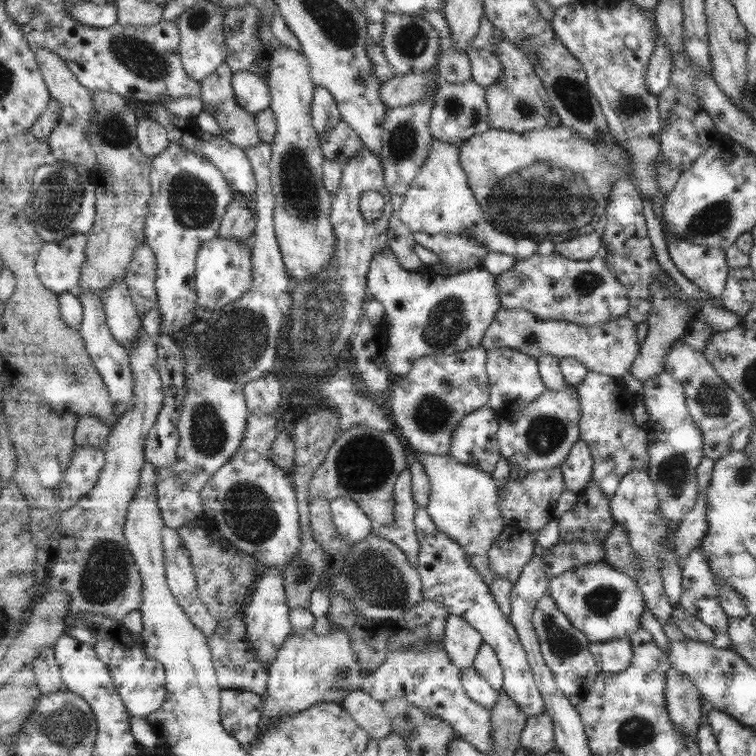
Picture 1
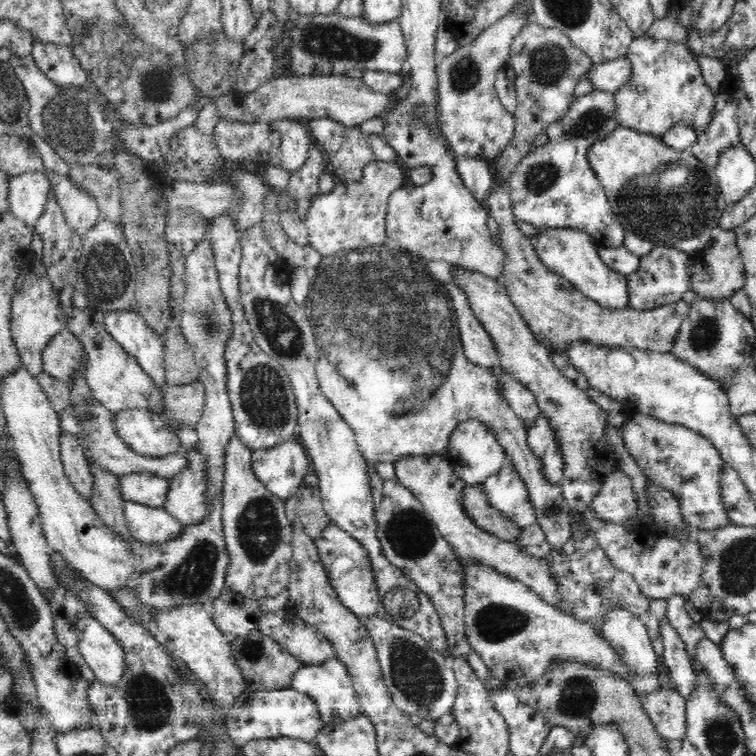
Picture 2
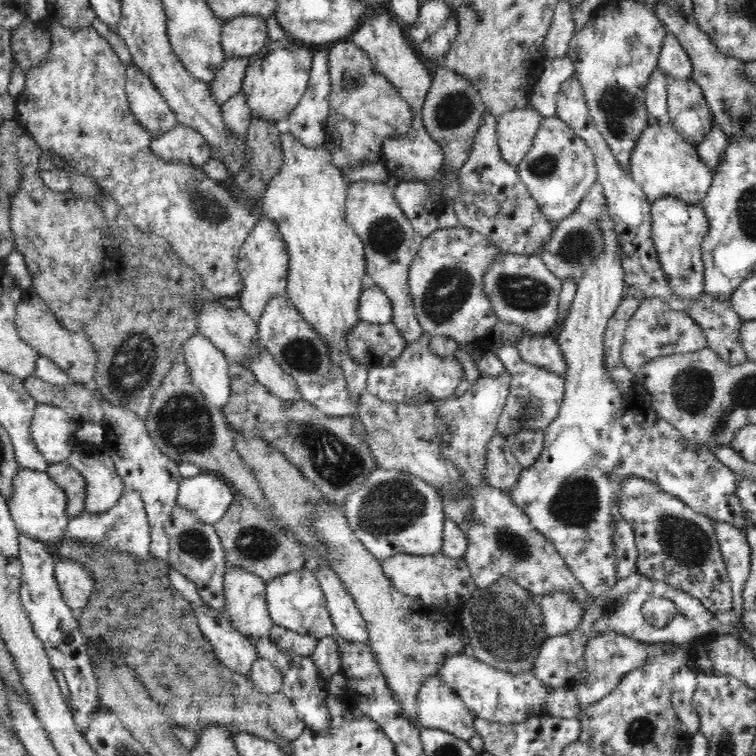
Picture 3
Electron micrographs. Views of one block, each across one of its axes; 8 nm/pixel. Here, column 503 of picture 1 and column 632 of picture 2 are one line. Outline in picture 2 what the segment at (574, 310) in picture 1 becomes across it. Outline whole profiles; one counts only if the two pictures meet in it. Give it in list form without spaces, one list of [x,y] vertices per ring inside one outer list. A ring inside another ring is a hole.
[[[655,245],[653,250],[640,257],[640,266],[636,272],[626,275],[628,283],[628,307],[635,310],[652,310],[669,303],[682,301],[684,294],[690,291],[689,279],[693,274],[696,260],[708,250],[706,246],[697,257],[676,248]]]

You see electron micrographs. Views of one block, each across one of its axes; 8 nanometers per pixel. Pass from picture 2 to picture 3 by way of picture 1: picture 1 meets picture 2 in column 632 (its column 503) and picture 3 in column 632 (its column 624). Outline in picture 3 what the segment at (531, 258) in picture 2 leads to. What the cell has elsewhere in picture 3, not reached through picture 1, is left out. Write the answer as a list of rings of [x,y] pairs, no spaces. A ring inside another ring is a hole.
[[[648,298],[642,302],[627,322],[622,351],[622,361],[632,374],[636,374],[653,359],[670,357],[671,354],[696,352],[706,348],[702,327],[684,311],[671,310],[660,298]]]

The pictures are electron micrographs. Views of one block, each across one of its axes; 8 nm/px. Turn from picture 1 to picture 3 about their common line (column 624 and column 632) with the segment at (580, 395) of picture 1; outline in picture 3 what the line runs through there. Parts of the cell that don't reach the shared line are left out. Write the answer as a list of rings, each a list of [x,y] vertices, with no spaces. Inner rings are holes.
[[[606,206],[603,208],[603,213],[601,214],[600,223],[602,223],[602,235],[604,235],[604,254],[586,270],[584,277],[580,279],[580,284],[578,284],[578,290],[575,295],[572,307],[566,318],[562,322],[562,330],[557,336],[558,347],[562,351],[564,356],[564,361],[566,362],[566,373],[564,376],[564,396],[562,396],[562,404],[558,408],[558,416],[542,430],[544,435],[544,444],[539,450],[538,456],[536,456],[534,462],[528,467],[523,467],[520,476],[518,476],[518,482],[506,490],[506,494],[512,500],[515,506],[518,506],[530,519],[530,523],[534,526],[534,529],[540,534],[546,537],[546,540],[556,547],[556,550],[560,553],[560,556],[564,558],[566,566],[574,573],[574,576],[581,582],[584,590],[587,590],[589,594],[598,598],[604,593],[607,593],[617,582],[618,577],[616,577],[616,555],[614,555],[614,545],[612,545],[612,522],[614,518],[621,518],[619,507],[618,507],[618,484],[622,480],[622,476],[636,475],[644,478],[648,482],[655,484],[662,492],[668,493],[673,497],[678,498],[681,502],[684,502],[690,509],[695,512],[704,514],[710,517],[713,521],[730,523],[736,528],[744,529],[746,526],[746,519],[742,517],[742,510],[740,509],[740,500],[738,496],[734,495],[736,492],[736,474],[731,468],[728,468],[722,461],[717,459],[717,456],[708,450],[707,447],[701,444],[695,444],[695,442],[689,442],[680,432],[672,426],[669,422],[661,419],[654,409],[650,407],[650,404],[644,406],[644,402],[640,400],[643,396],[642,391],[636,385],[631,389],[627,390],[626,393],[622,393],[618,388],[616,388],[616,383],[608,377],[605,370],[604,361],[604,338],[605,330],[607,329],[607,324],[609,320],[614,316],[614,313],[620,306],[624,293],[626,292],[624,283],[624,270],[621,266],[620,261],[620,246],[618,245],[618,238],[616,232],[614,231],[614,226],[608,211],[606,211]]]

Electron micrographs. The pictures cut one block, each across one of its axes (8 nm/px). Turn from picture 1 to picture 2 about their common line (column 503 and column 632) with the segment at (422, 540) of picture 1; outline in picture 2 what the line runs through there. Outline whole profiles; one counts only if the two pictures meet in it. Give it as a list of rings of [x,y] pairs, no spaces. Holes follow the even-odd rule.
[[[612,608],[610,614],[608,614],[608,620],[604,622],[602,635],[612,647],[617,660],[627,668],[629,685],[637,697],[644,698],[644,696],[655,694],[658,690],[664,688],[664,684],[660,681],[662,680],[661,674],[664,666],[655,655],[646,627],[640,623],[635,614],[623,610],[623,608]]]

